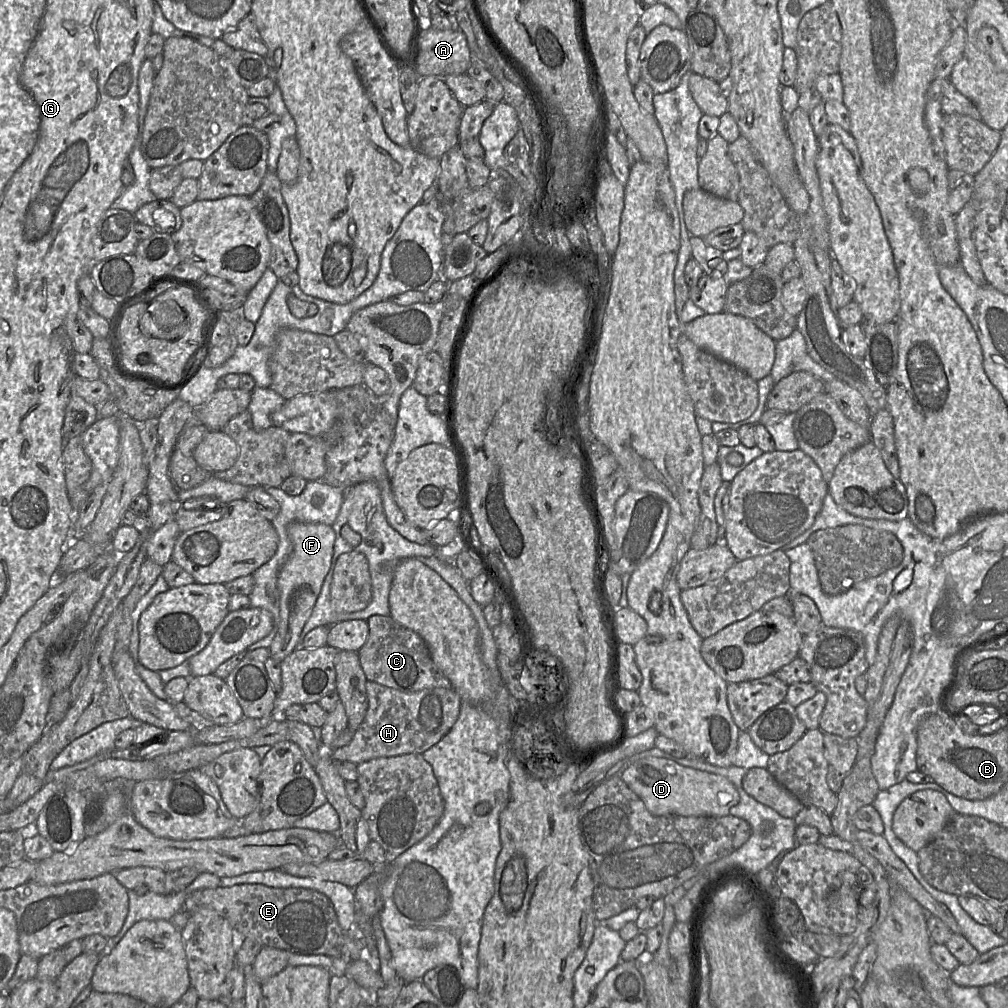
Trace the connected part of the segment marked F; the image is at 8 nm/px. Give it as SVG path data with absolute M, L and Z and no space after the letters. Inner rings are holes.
M291 522L287 527L291 540L291 554L280 569L278 590L280 596L280 624L269 648L270 657L282 661L300 645L300 634L310 618L321 592L334 555L336 539L332 525Z

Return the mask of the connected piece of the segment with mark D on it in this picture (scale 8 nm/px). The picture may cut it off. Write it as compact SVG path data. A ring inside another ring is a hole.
M633 756L621 778L636 793L649 812L655 816L722 817L739 803L739 793L725 776L686 767L661 757L638 758Z

